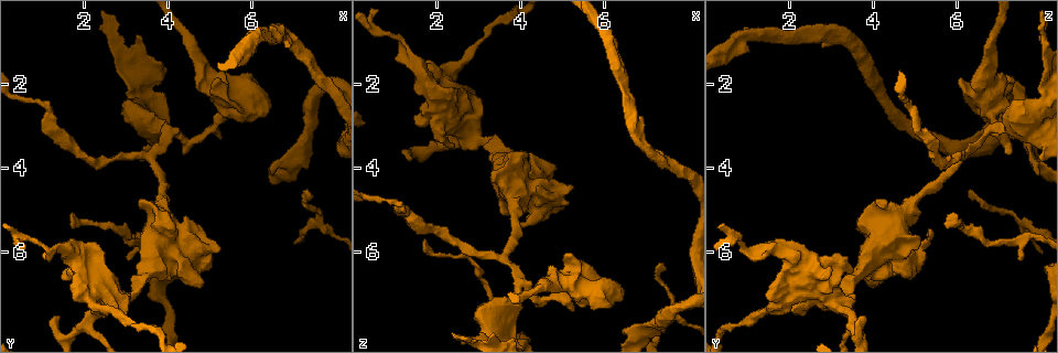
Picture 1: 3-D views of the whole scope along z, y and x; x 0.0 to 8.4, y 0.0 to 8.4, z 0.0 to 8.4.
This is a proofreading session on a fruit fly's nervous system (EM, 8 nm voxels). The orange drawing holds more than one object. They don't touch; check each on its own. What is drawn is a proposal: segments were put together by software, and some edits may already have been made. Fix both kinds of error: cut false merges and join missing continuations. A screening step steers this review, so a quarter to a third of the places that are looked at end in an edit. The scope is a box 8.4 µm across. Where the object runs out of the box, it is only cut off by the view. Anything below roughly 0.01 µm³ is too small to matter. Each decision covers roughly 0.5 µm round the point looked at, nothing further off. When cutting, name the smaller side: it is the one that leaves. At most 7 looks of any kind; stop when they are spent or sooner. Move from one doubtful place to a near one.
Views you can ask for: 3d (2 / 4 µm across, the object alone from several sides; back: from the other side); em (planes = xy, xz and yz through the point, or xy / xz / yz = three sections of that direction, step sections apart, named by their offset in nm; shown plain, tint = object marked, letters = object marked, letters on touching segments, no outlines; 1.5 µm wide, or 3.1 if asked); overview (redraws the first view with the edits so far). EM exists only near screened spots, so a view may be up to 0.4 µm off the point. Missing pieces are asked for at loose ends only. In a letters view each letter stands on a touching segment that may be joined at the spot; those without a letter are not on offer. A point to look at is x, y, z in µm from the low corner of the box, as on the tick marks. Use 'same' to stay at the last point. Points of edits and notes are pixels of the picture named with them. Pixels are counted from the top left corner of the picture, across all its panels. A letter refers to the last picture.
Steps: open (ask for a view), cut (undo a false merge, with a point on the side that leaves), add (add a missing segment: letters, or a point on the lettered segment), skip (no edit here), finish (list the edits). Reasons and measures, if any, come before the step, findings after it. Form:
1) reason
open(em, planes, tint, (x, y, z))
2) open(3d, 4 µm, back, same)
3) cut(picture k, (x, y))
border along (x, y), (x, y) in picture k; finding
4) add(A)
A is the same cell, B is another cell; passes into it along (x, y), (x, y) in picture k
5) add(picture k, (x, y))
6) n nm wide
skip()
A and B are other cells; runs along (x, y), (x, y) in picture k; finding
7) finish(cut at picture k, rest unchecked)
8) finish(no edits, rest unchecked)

thin end
open(3d, 4 µm, back, (3.05, 6.25, 7.55))

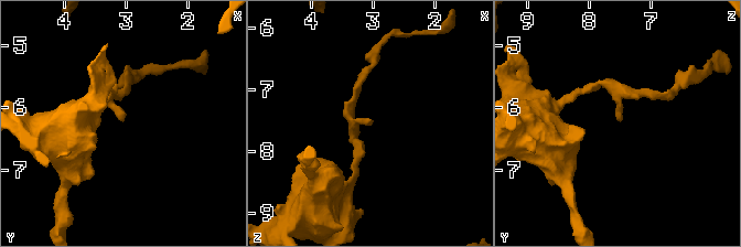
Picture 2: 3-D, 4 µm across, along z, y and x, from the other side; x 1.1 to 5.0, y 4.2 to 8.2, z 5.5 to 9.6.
open(em, yz, step 4, tint, (3.00, 6.25, 7.50))

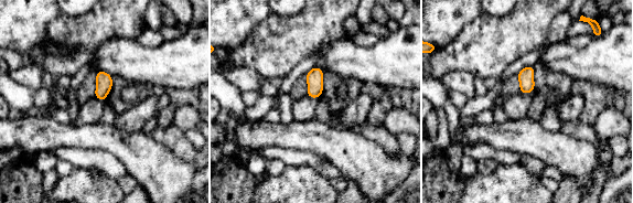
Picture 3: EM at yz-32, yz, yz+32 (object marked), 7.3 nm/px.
cut it another way
open(em, planes, letters, same)

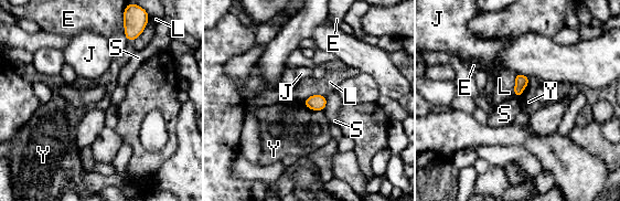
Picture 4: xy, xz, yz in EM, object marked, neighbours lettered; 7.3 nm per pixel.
skip()
E, J, L, S and Y are other cells; border along (302, 102), (309, 108), (322, 110) in picture 4; no lettered segment goes on from it

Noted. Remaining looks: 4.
branch point
open(em, planes, tint, (7.55, 5.40, 7.60))

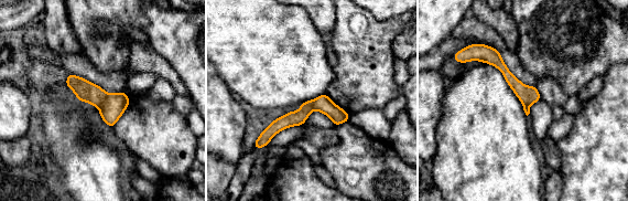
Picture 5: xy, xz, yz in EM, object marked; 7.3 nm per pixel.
what lies round it
open(em, planes, letters, same)

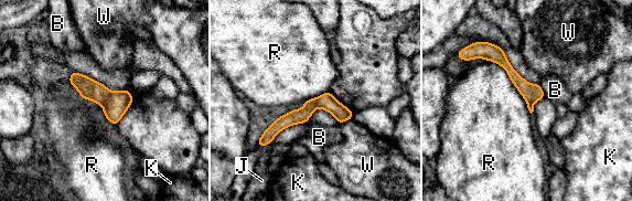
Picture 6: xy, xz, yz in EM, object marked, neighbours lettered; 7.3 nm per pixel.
R touches over 500 nm
cut(picture 6, (118, 102))
B, J, K, R and W are other cells; border along (110, 92), (103, 103) in picture 6; two neurons meet here

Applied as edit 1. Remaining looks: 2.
finish(cut at picture 6, rest unchecked)

